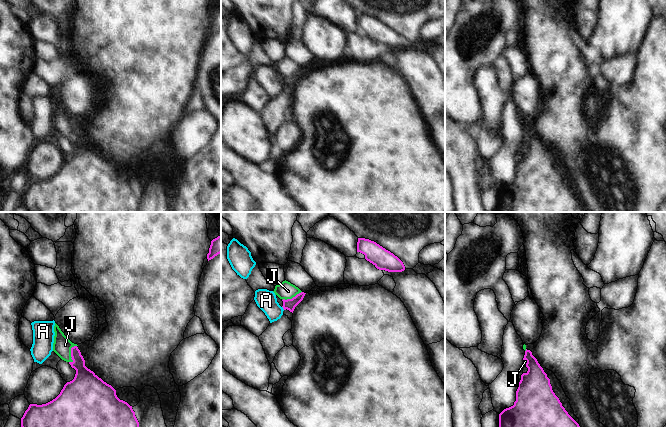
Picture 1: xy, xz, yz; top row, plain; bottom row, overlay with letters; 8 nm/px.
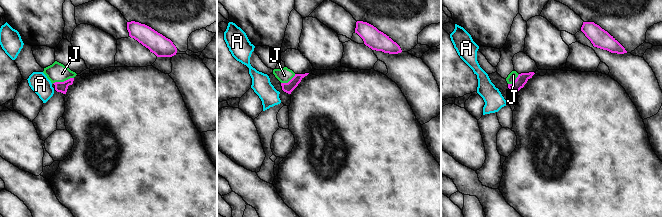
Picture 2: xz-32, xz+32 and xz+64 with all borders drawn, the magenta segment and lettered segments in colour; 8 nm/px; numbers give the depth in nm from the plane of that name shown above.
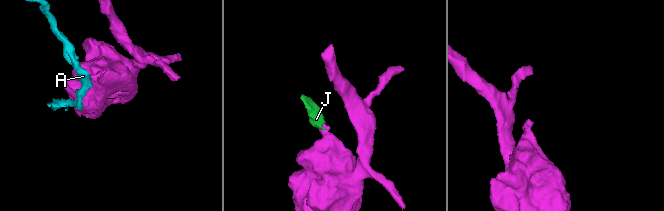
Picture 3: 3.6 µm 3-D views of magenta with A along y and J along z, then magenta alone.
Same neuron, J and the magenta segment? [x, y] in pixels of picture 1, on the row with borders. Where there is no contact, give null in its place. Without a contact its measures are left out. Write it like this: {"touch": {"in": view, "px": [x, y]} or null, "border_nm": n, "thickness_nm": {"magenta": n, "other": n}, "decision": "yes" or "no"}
{"touch": {"in": "xy", "px": [71, 353]}, "border_nm": 160, "thickness_nm": {"magenta": 190, "other": 150}, "decision": "yes"}

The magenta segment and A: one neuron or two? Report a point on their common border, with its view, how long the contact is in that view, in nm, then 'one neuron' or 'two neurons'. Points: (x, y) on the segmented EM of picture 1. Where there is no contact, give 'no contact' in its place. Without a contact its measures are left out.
xz (283, 308) | 40 nm | two neurons

